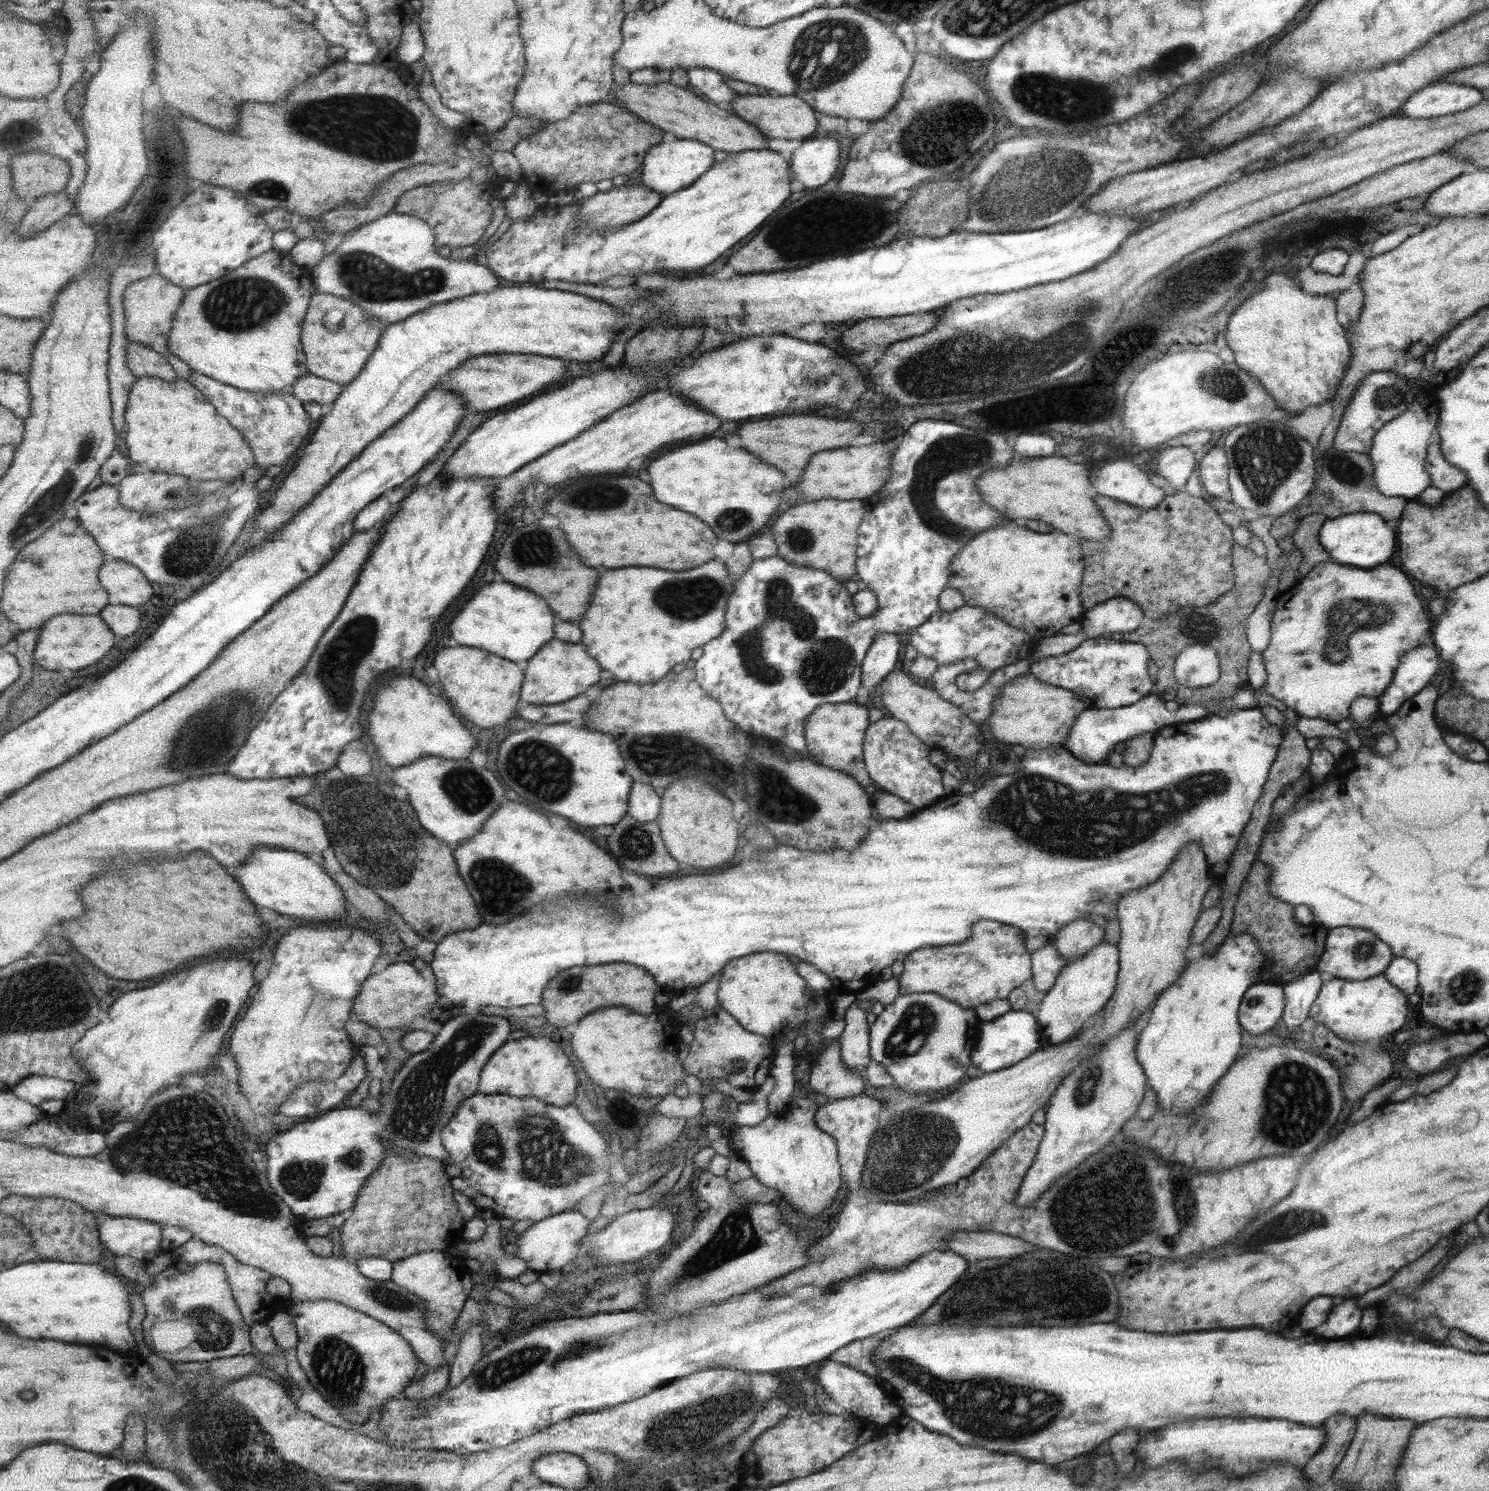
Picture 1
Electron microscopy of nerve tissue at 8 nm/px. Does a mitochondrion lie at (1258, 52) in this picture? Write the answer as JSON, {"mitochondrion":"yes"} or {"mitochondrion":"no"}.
{"mitochondrion":"no"}

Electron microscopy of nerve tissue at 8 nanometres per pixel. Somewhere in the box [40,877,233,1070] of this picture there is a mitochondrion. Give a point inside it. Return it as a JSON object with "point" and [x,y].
{"point":[215,1018]}

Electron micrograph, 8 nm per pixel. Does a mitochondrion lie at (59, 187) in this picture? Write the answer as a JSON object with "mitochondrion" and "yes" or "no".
{"mitochondrion":"no"}

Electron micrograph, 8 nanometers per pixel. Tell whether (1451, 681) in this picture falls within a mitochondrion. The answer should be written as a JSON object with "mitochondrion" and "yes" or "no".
{"mitochondrion":"no"}

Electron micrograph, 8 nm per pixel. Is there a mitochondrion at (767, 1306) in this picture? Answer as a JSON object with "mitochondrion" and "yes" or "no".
{"mitochondrion":"no"}

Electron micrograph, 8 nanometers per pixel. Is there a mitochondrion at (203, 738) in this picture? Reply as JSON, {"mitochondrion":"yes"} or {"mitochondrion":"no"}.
{"mitochondrion":"yes"}

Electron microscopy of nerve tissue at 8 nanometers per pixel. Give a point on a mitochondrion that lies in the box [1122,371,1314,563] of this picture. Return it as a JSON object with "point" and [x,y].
{"point":[1275,452]}

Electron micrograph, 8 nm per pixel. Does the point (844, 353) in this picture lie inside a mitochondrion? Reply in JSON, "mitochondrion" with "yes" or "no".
{"mitochondrion":"no"}

